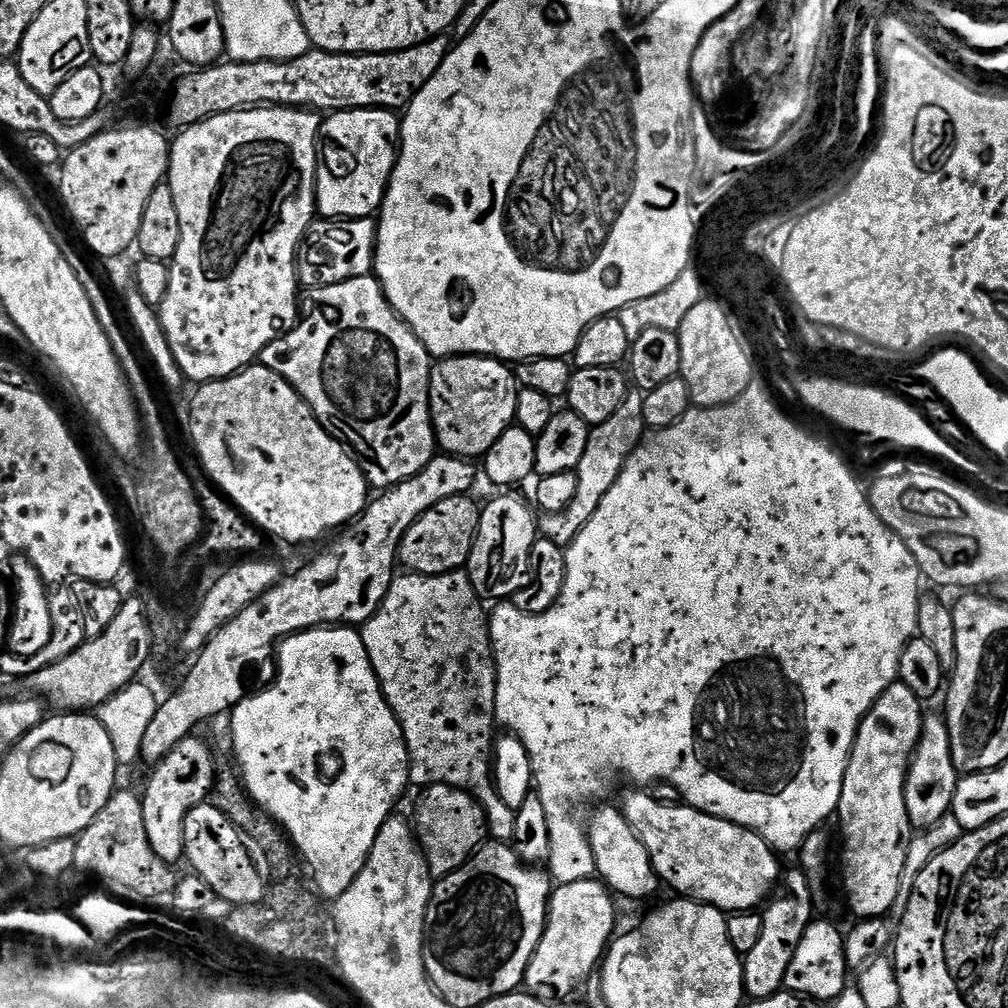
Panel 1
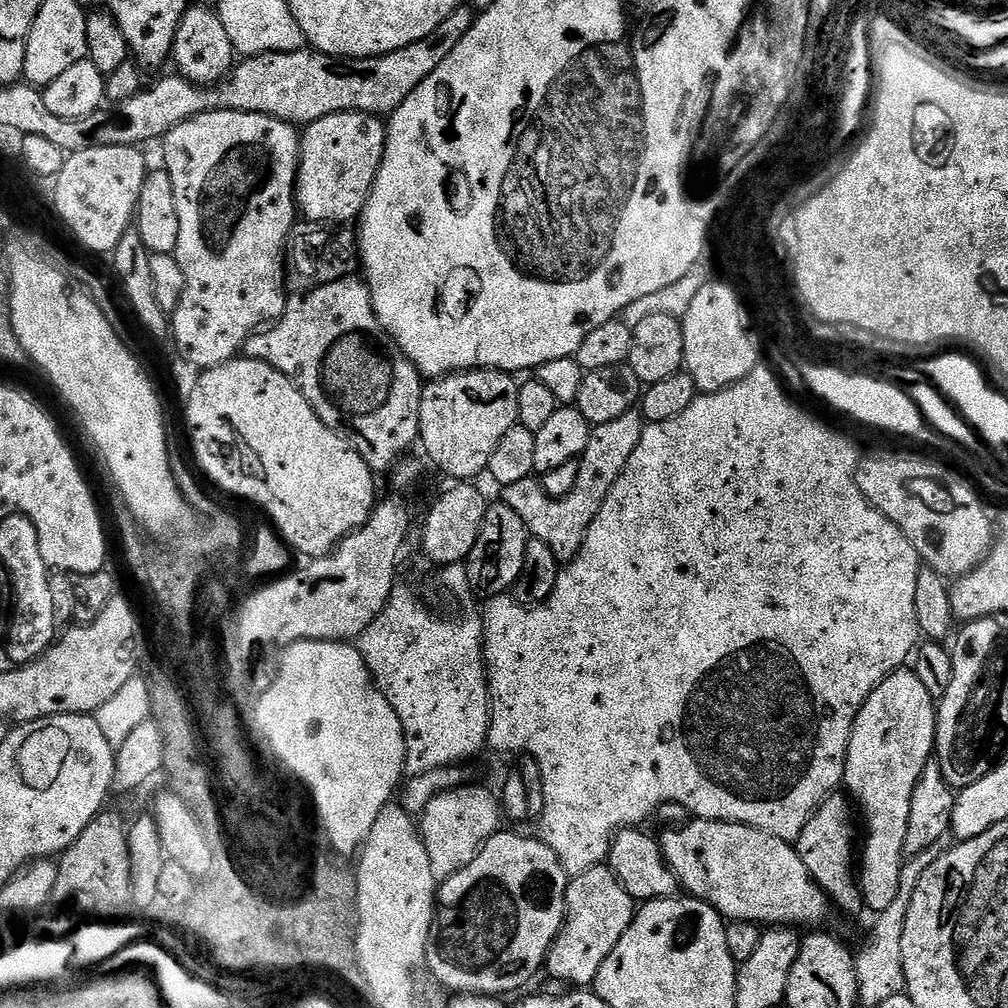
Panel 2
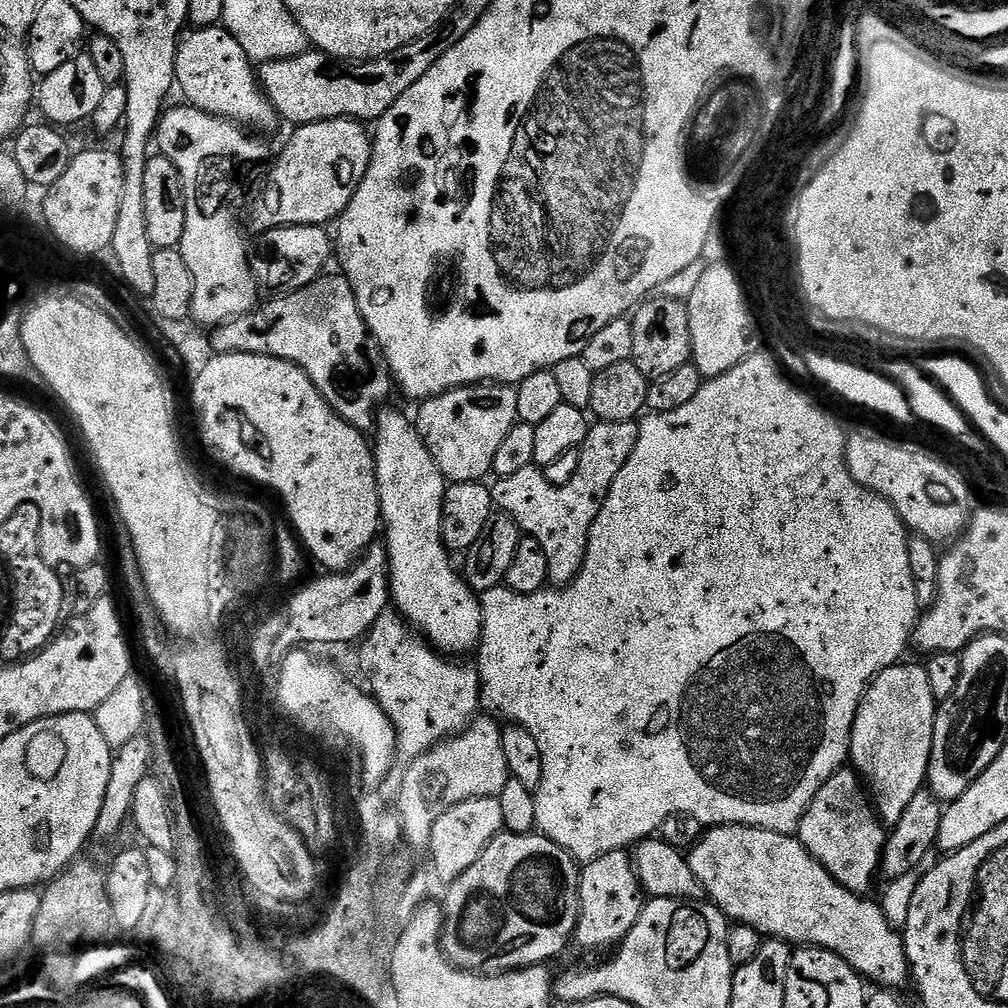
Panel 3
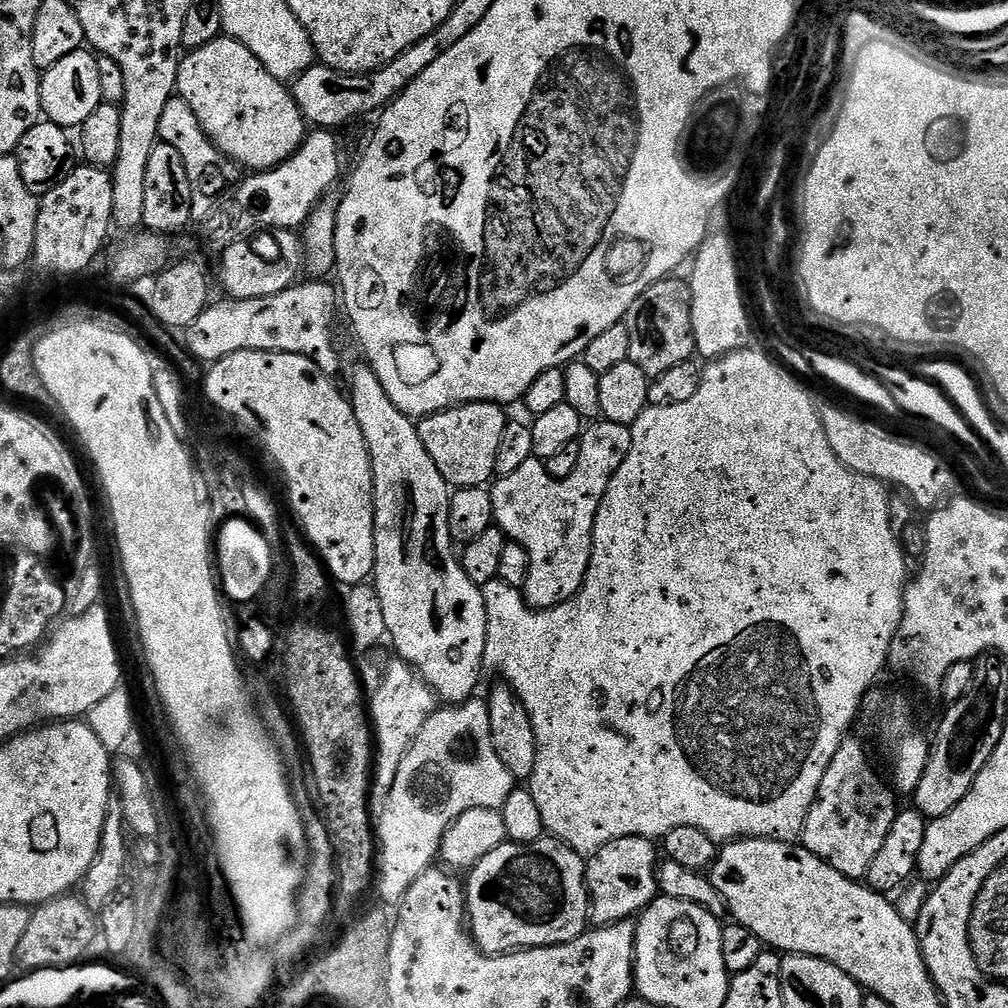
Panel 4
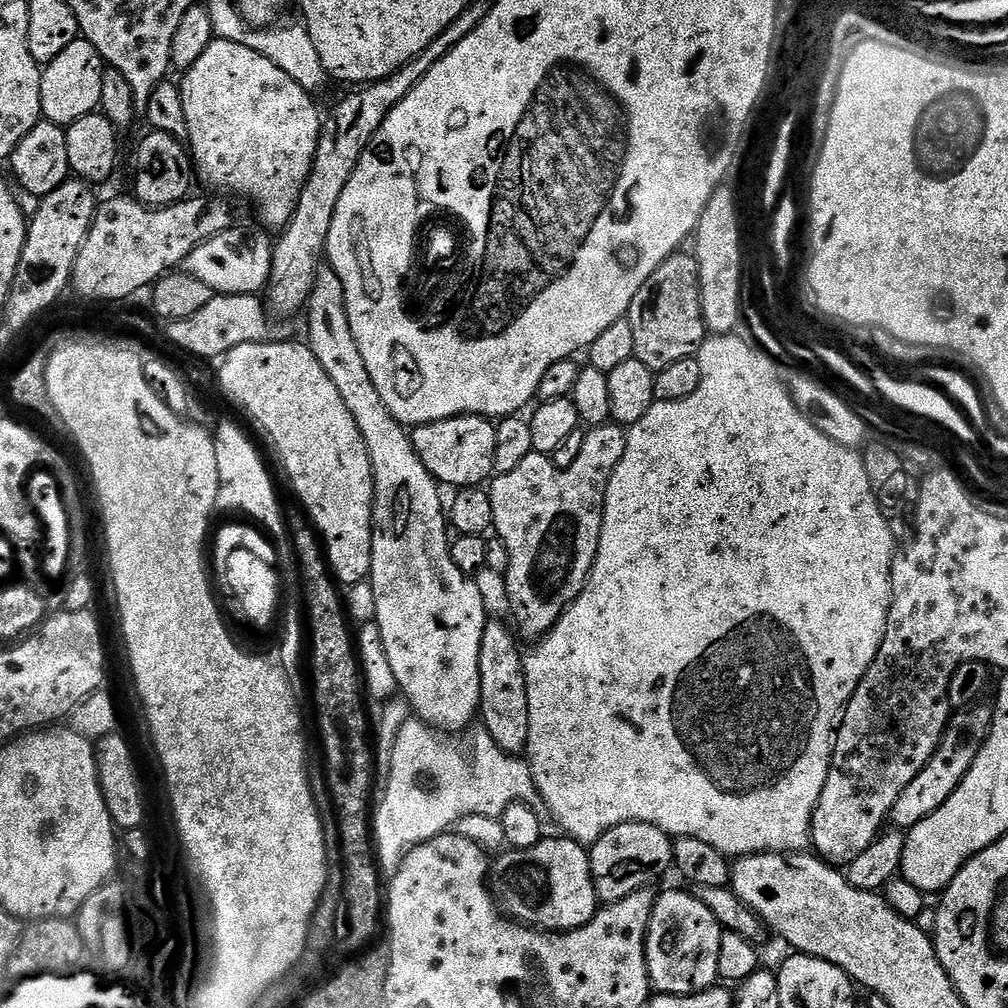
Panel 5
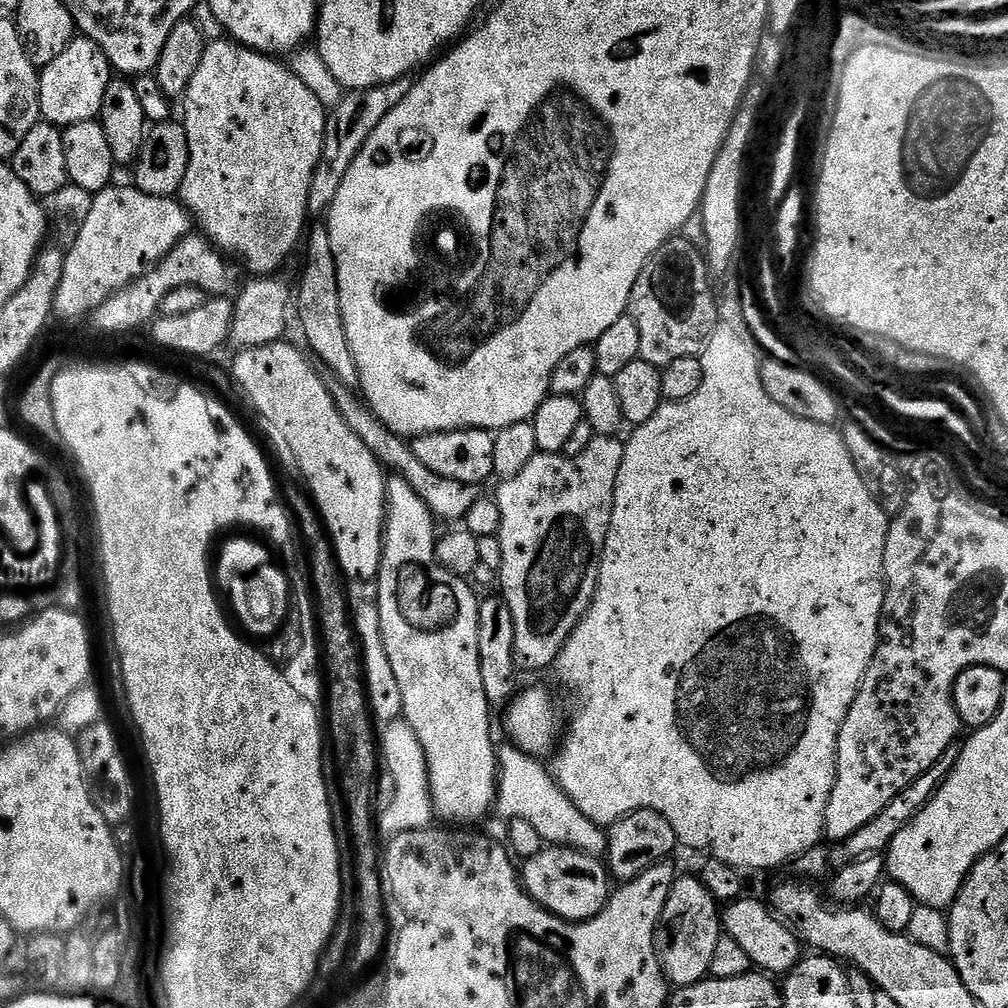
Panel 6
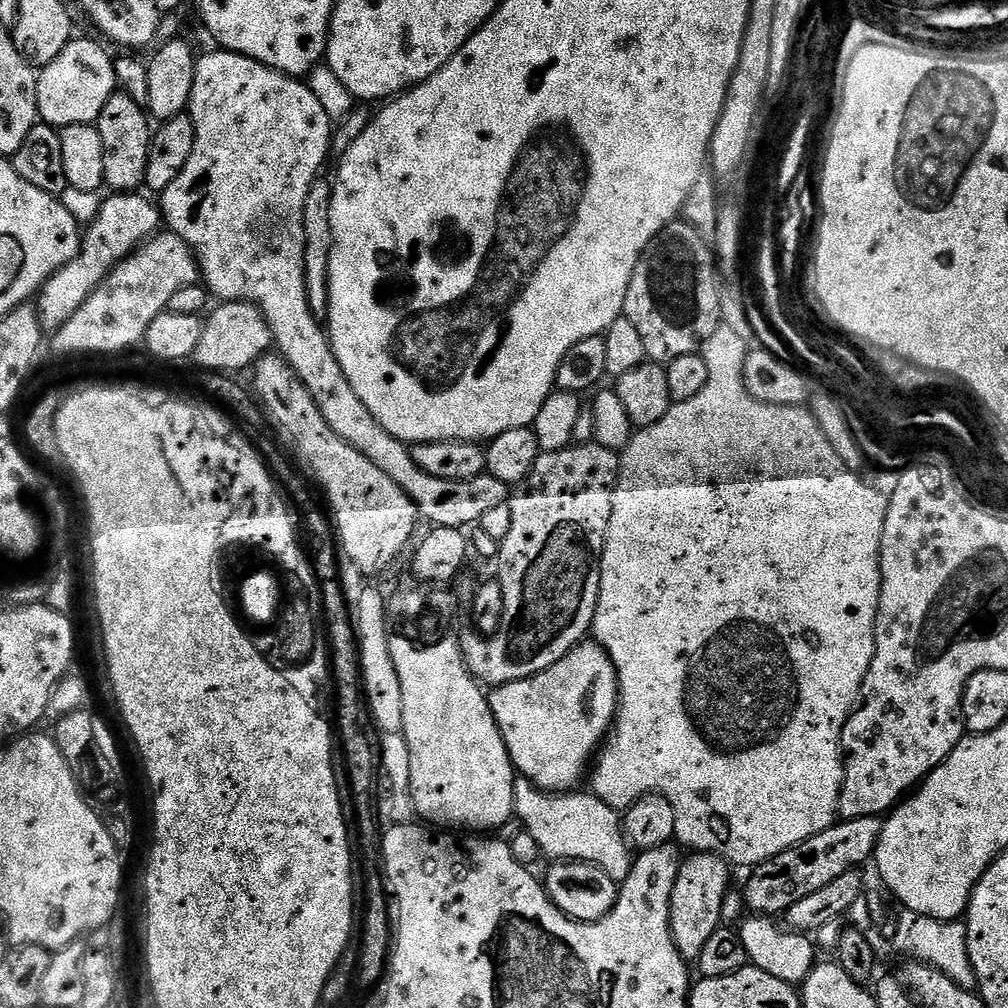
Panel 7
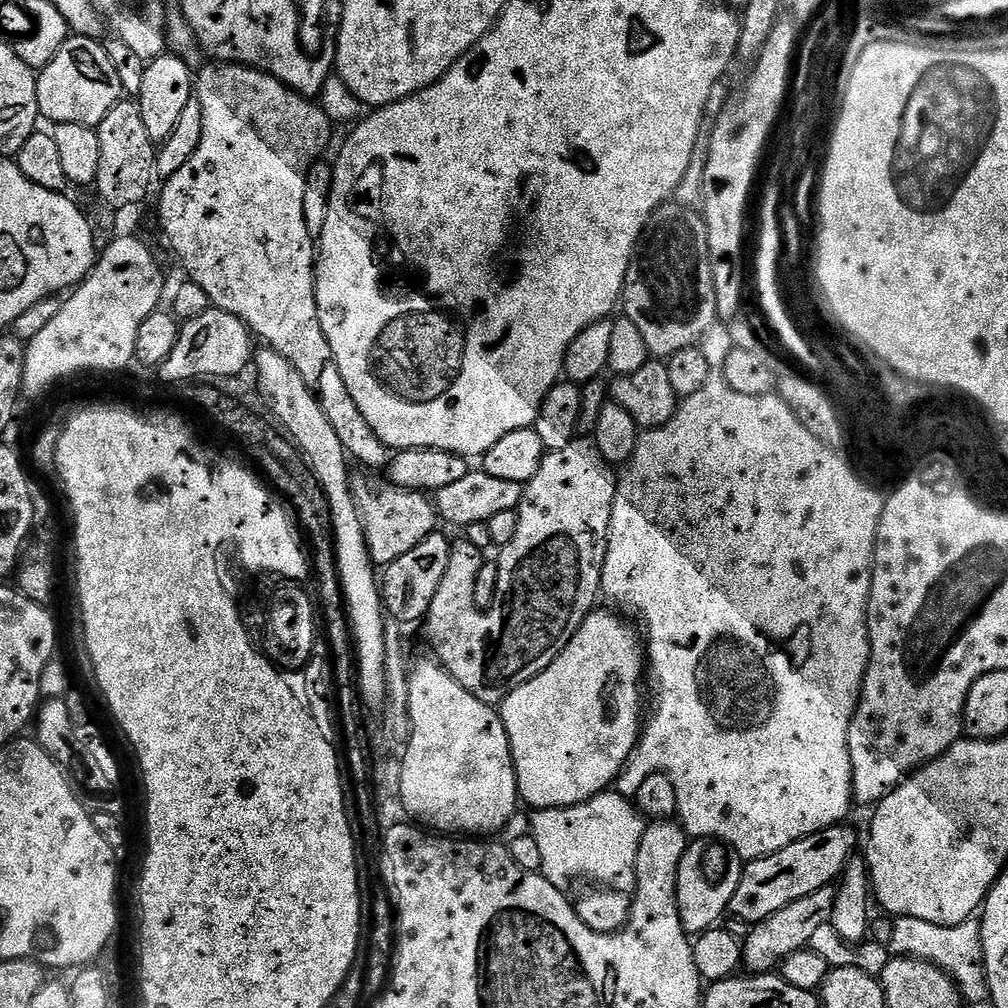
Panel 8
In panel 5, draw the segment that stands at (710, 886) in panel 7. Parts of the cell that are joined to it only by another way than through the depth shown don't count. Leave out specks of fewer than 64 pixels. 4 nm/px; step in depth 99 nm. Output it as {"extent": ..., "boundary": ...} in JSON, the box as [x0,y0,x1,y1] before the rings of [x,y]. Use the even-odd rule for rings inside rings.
{"extent":[644,892,722,996],"boundary":[[[660,892],[652,907],[652,917],[648,923],[648,934],[644,937],[644,953],[648,959],[648,977],[657,993],[665,992],[675,996],[689,996],[713,987],[718,980],[718,942],[722,929],[718,918],[700,899],[689,892]]]}

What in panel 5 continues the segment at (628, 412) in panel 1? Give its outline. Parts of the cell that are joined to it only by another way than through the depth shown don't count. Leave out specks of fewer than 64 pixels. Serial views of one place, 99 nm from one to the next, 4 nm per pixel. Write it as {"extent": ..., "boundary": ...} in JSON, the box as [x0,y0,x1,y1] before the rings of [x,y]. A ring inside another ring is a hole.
{"extent":[490,422,628,642],"boundary":[[[615,422],[597,424],[585,431],[582,450],[571,466],[559,468],[554,466],[551,455],[532,451],[519,466],[510,470],[510,474],[496,476],[491,481],[490,495],[494,510],[492,523],[495,535],[510,554],[506,577],[508,606],[511,619],[516,619],[518,632],[520,627],[521,637],[524,635],[531,642],[539,641],[582,594],[594,558],[598,554],[606,486],[618,462],[622,462],[622,454],[626,454],[627,445],[628,433],[621,425]]]}

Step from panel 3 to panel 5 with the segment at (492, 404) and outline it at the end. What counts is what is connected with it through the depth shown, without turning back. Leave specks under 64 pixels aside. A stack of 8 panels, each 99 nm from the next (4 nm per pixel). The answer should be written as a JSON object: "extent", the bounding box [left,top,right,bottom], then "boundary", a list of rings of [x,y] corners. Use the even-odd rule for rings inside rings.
{"extent":[410,416,496,490],"boundary":[[[455,416],[449,420],[418,424],[411,429],[410,435],[418,458],[422,458],[422,466],[426,466],[426,470],[441,485],[449,484],[452,490],[479,488],[485,483],[484,479],[487,481],[493,475],[496,424],[487,416]]]}

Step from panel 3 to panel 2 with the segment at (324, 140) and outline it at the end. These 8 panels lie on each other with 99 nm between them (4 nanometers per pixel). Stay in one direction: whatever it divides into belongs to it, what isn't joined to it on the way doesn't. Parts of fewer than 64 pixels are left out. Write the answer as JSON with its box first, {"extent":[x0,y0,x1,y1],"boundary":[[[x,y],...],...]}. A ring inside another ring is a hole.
{"extent":[298,112,387,225],"boundary":[[[339,112],[307,125],[302,132],[298,177],[298,208],[303,219],[326,225],[355,221],[382,166],[387,137],[385,121],[366,112]]]}

